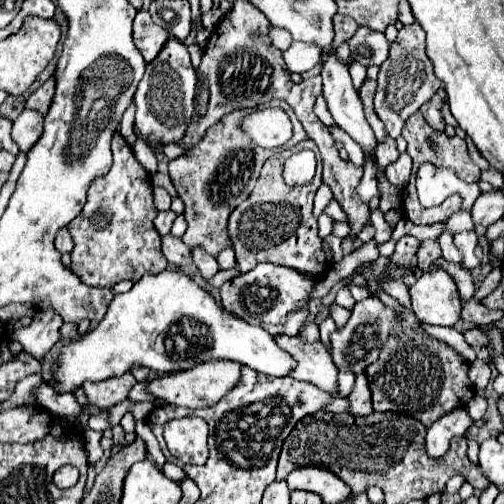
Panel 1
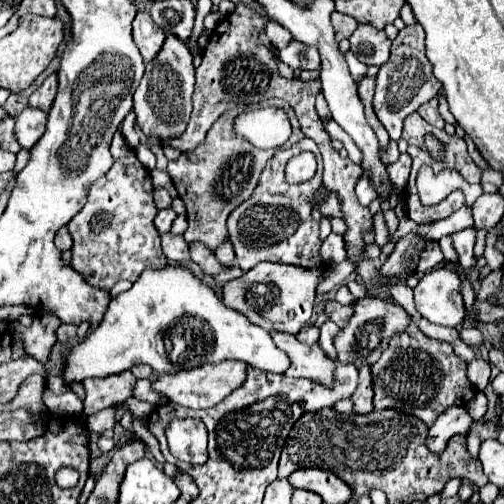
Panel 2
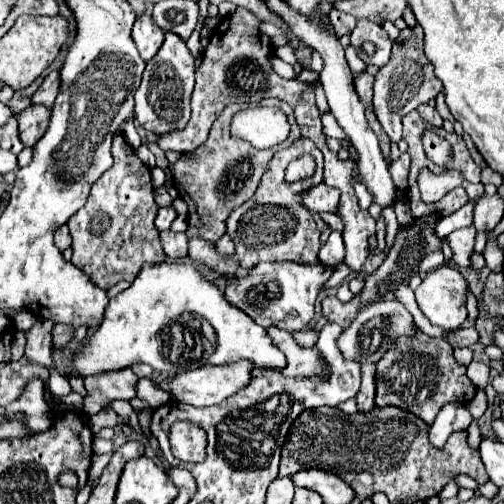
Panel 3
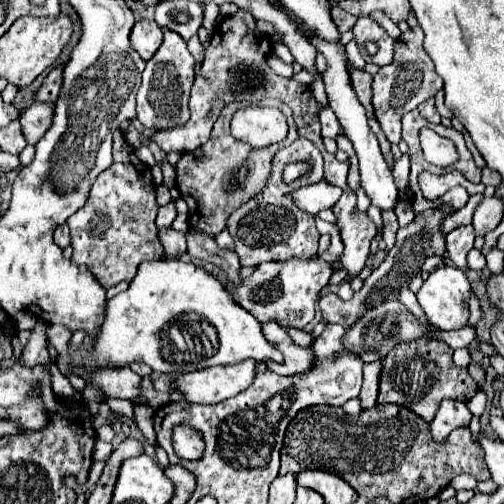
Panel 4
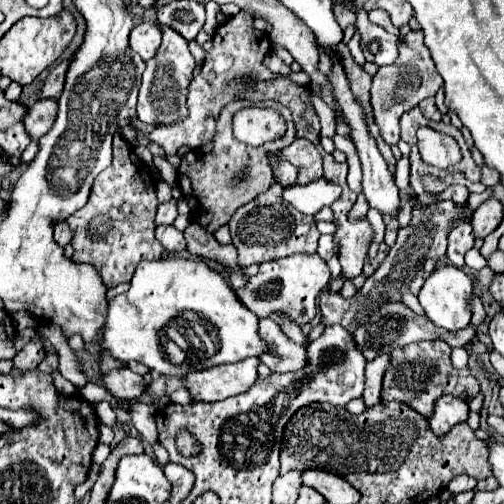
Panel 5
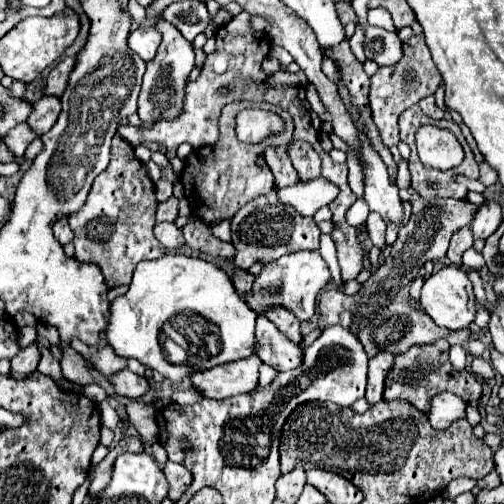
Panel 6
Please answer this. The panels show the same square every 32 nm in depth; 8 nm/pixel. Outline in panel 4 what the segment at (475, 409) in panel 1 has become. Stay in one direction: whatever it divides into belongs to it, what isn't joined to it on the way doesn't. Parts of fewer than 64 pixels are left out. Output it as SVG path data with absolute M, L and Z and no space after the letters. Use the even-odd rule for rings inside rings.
M478 390L478 394L468 402L468 408L472 414L480 416L484 412L484 406L486 406L486 394L482 390Z

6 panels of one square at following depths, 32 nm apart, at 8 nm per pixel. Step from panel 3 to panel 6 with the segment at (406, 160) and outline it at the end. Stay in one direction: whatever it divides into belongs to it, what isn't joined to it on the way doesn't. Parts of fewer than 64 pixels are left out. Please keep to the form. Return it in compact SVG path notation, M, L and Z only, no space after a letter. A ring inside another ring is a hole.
M402 160L402 162L398 164L396 186L398 186L398 188L410 188L410 172L408 172L408 164L406 164L406 160Z

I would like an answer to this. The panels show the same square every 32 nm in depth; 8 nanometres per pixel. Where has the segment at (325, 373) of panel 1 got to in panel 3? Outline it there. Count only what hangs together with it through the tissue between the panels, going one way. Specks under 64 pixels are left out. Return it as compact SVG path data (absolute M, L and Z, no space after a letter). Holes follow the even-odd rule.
M266 328L268 338L276 348L280 348L288 360L286 368L280 368L278 372L282 376L314 376L324 374L324 362L318 356L316 348L302 348L292 340L290 332L284 332L280 328Z

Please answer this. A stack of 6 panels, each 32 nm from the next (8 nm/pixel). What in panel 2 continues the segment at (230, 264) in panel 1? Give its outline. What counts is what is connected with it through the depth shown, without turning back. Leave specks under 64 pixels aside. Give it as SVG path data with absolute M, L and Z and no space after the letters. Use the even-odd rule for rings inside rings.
M224 240L224 244L220 244L220 248L216 250L220 262L224 264L234 264L234 248L232 248L232 242L230 240Z

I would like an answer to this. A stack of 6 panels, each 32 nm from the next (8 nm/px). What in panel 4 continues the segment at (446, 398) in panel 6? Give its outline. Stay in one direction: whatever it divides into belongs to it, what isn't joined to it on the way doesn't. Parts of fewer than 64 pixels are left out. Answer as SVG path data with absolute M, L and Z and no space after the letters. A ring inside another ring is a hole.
M442 400L434 420L430 422L430 432L436 442L442 442L454 428L466 426L470 422L470 418L472 418L472 414L464 402Z

